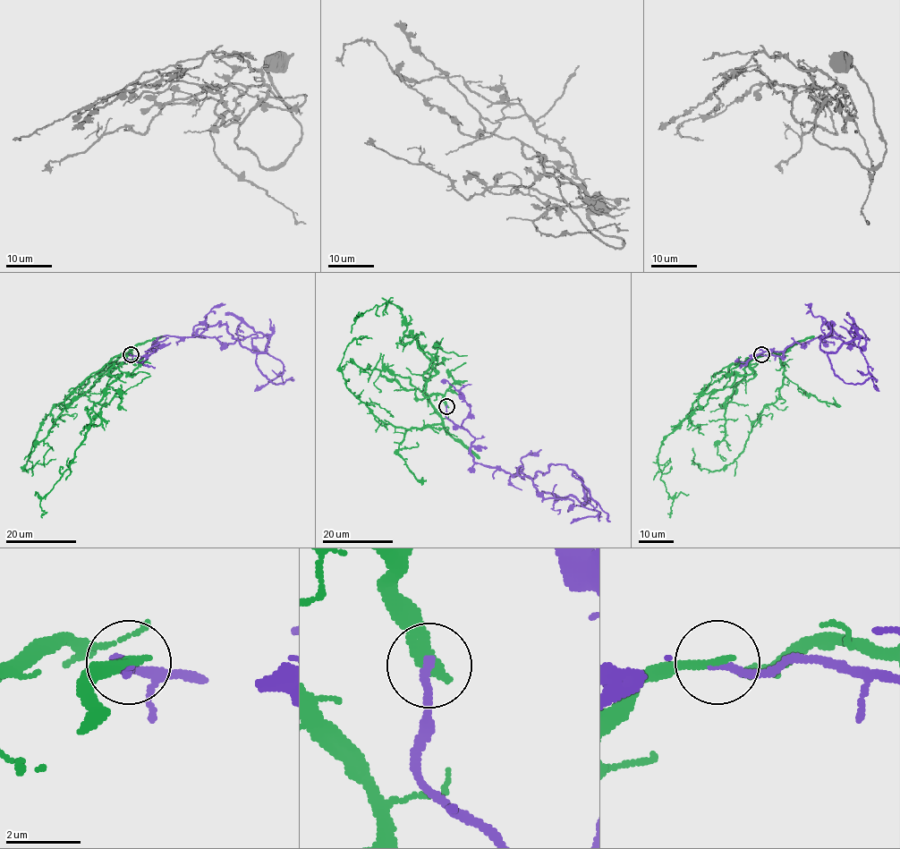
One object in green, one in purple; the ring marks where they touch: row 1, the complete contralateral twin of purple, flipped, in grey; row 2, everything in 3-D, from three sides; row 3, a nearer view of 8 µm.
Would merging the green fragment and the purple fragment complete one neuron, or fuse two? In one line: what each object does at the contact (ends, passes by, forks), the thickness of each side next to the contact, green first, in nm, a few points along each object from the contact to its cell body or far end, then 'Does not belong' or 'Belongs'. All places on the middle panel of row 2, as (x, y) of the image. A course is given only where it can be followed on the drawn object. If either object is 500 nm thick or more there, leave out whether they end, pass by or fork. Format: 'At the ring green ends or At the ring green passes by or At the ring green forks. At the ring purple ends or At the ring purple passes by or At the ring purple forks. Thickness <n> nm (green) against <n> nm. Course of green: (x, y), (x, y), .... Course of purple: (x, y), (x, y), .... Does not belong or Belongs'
At the ring green ends. At the ring purple ends. Thickness 300 nm (green) against 200 nm. Course of green: (446, 406), (423, 394), (430, 368), (423, 391), (442, 422), (380, 421), (340, 366), (348, 344), (367, 336). Course of purple: (446, 406), (445, 416), (474, 438), (470, 454), (474, 462), (533, 478), (552, 464), (564, 464), (610, 522). Does not belong

